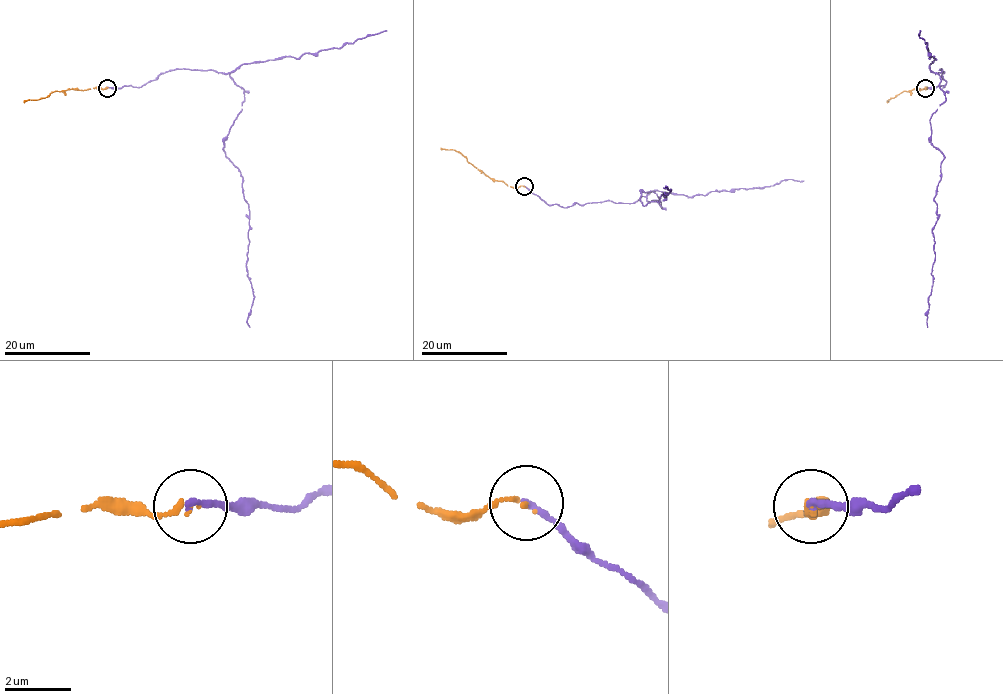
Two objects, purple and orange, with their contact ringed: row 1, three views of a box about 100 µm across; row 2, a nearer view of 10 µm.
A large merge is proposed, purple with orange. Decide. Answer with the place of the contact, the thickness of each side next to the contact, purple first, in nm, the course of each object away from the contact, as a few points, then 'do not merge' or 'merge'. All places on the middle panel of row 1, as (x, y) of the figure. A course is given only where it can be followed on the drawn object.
place (524, 186); calibres 200 and 130 nm; course purple (524, 186), (566, 208), (644, 196), (661, 206), (654, 192), (641, 192), (644, 206), (667, 198), (667, 188); course orange (524, 186), (512, 187), (493, 181), (459, 152), (441, 148); merge

